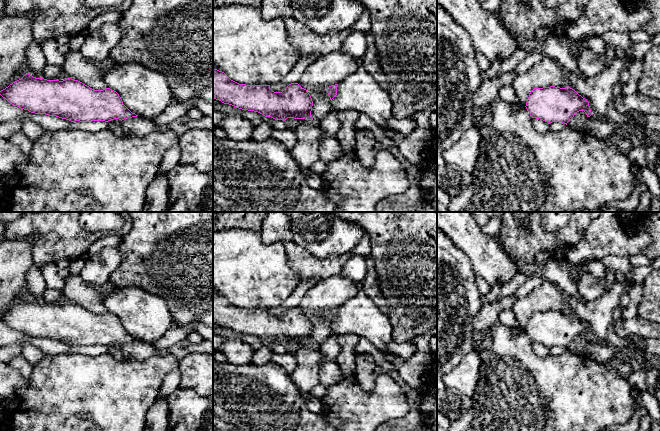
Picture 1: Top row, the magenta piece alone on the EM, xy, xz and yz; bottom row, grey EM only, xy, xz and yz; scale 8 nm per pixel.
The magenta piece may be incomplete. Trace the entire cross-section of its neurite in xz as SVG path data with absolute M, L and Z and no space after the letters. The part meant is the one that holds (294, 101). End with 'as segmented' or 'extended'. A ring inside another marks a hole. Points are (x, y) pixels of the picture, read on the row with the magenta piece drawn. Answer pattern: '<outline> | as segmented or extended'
M213 69L213 99L275 120L313 120L312 98L298 83L289 84L282 92L274 92L270 85L239 84L224 72Z | as segmented

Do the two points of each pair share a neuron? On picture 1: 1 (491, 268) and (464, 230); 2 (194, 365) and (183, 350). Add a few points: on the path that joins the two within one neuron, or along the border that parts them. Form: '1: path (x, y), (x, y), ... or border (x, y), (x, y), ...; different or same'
1: path (488, 259), (471, 239); same
2: border (202, 352), (190, 352), (179, 360); different

